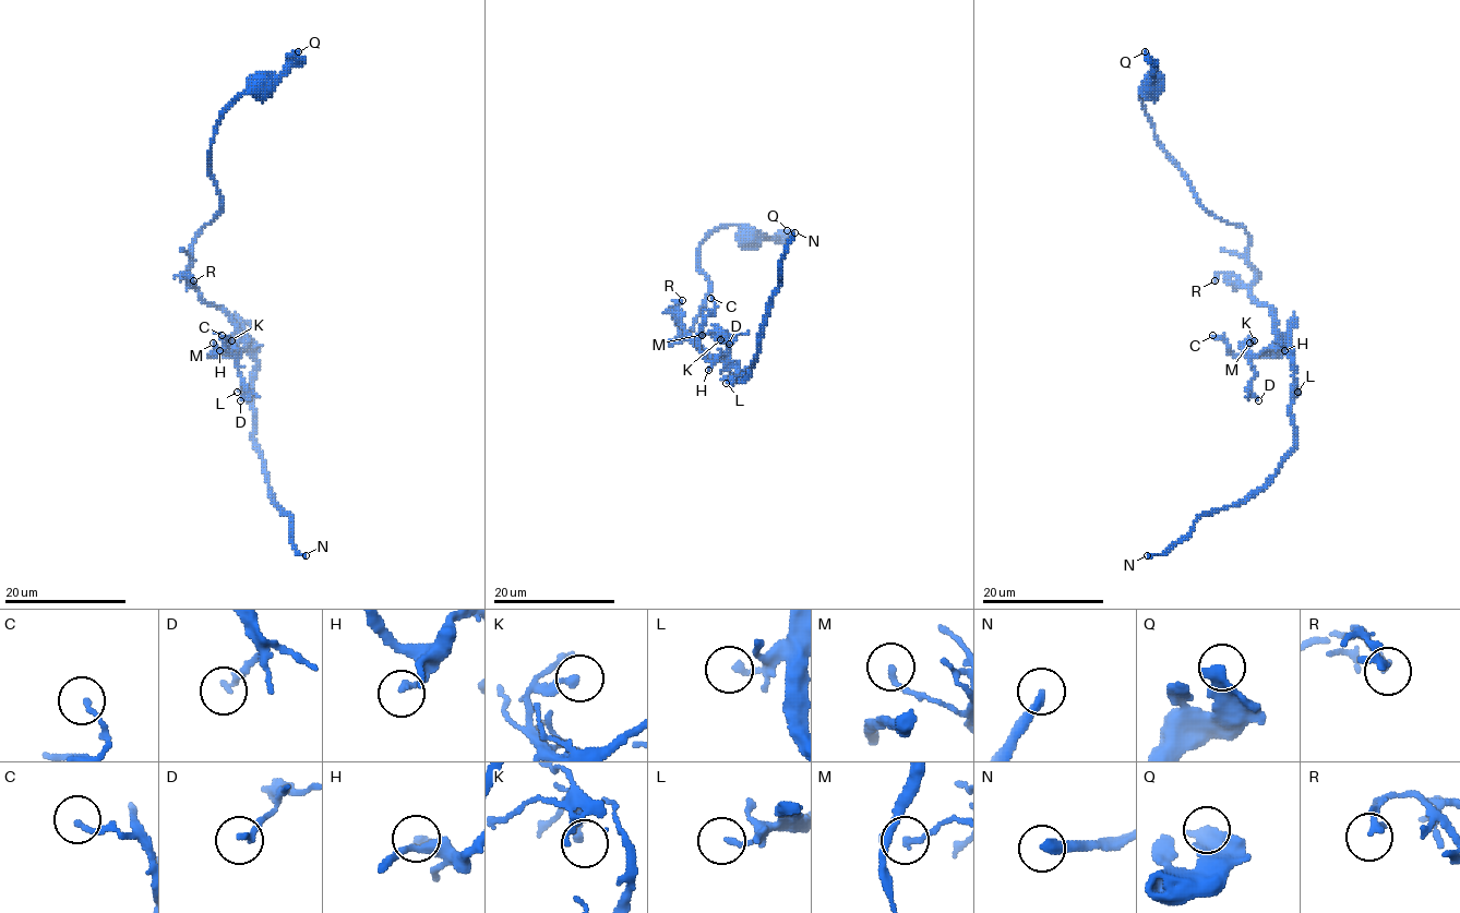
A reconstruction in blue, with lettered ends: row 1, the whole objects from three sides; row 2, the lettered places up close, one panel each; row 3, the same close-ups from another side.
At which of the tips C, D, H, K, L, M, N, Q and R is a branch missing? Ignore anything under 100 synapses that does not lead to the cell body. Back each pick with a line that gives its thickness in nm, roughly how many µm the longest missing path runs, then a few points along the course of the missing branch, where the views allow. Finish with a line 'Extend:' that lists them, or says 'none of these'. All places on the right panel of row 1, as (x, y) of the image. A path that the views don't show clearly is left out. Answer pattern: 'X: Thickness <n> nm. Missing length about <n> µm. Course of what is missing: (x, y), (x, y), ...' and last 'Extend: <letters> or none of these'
N: Thickness 280 nm. Missing length about 300 µm
Extend: N

